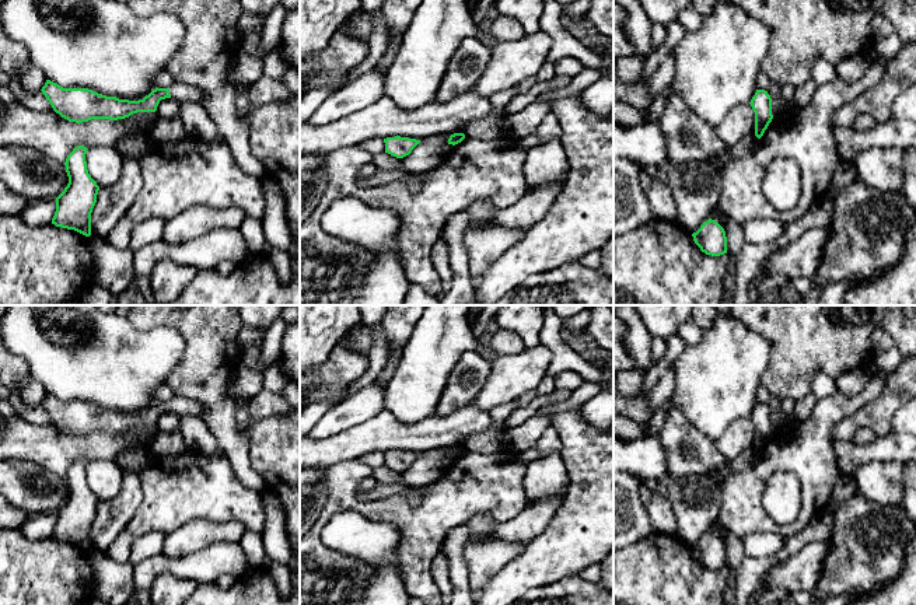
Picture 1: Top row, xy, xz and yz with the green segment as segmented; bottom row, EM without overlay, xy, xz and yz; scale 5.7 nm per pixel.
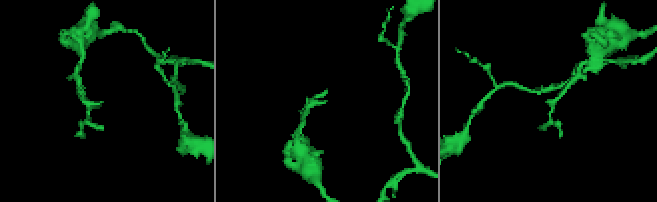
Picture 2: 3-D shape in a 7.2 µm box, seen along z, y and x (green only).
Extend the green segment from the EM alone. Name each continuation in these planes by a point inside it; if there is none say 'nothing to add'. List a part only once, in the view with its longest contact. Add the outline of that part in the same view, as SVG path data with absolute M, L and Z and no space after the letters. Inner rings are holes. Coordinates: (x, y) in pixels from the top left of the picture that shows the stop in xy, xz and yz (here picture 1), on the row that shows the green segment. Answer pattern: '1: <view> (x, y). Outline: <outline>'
1: xy (178, 91). Outline: M175 83L172 87L168 88L171 98L174 99L190 99L199 102L199 91L190 85Z

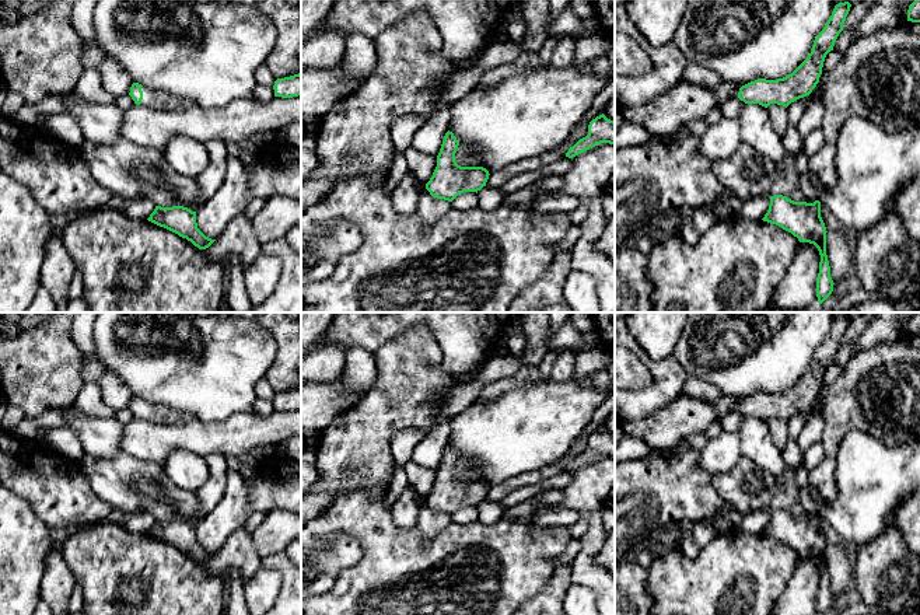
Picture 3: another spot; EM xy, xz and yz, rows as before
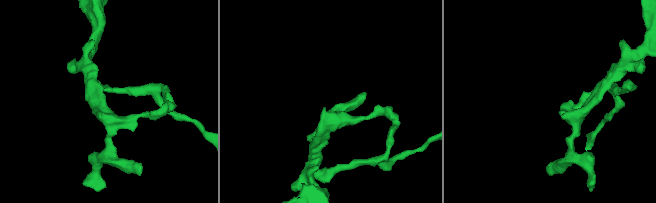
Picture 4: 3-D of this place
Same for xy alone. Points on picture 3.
1: xy (156, 100). Outline: M141 87L143 91L143 106L150 106L153 109L167 109L167 111L175 111L175 109L189 109L192 106L192 102L183 98L172 97L167 92L161 91L153 91L146 87Z

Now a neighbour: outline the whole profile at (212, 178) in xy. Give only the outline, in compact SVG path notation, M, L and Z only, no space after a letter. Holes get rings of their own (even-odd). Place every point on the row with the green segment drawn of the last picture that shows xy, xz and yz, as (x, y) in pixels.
M211 139L204 144L210 161L206 170L196 177L199 189L196 192L195 205L189 207L192 212L196 212L221 188L227 174L228 153L225 141Z

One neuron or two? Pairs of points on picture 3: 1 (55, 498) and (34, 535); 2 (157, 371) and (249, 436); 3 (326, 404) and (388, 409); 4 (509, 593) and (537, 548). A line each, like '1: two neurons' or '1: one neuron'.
1: two neurons
2: two neurons
3: two neurons
4: one neuron

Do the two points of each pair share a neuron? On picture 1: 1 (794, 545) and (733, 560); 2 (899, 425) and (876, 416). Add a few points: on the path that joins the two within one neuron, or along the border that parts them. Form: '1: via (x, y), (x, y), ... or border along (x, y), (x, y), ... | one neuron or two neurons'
1: border along (745, 555), (733, 572) | two neurons
2: border along (901, 406), (892, 419), (891, 432) | two neurons

